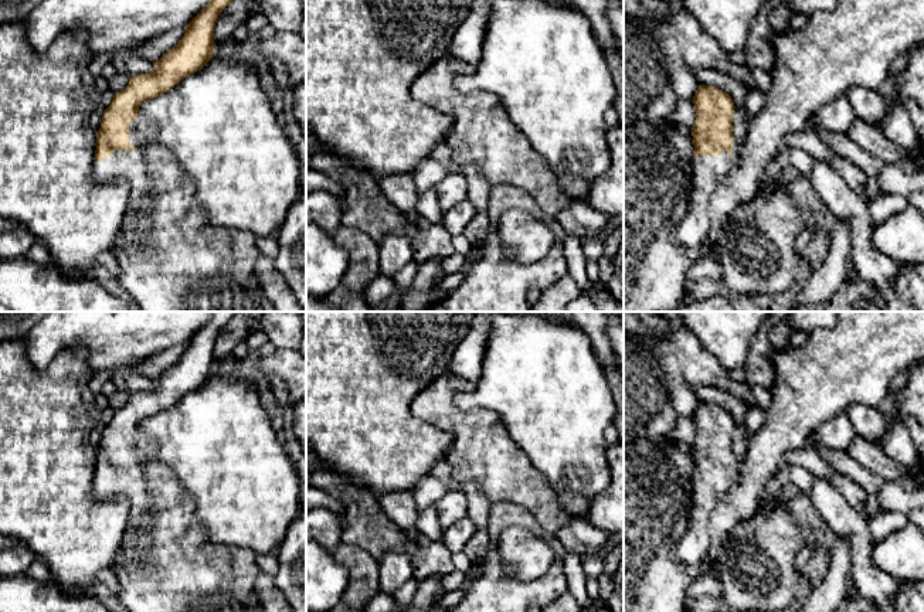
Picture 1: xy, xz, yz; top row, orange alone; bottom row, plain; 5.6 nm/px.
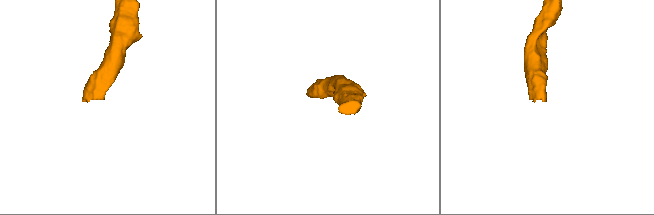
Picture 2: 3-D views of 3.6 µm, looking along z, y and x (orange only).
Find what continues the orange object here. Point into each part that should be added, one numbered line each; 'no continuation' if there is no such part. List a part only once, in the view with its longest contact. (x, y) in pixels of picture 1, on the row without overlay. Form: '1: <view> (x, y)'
1: xy (166, 563)

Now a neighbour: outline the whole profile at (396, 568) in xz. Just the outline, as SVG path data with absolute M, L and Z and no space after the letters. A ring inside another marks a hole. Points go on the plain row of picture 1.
M390 551L380 560L380 591L393 595L412 578L411 555Z

